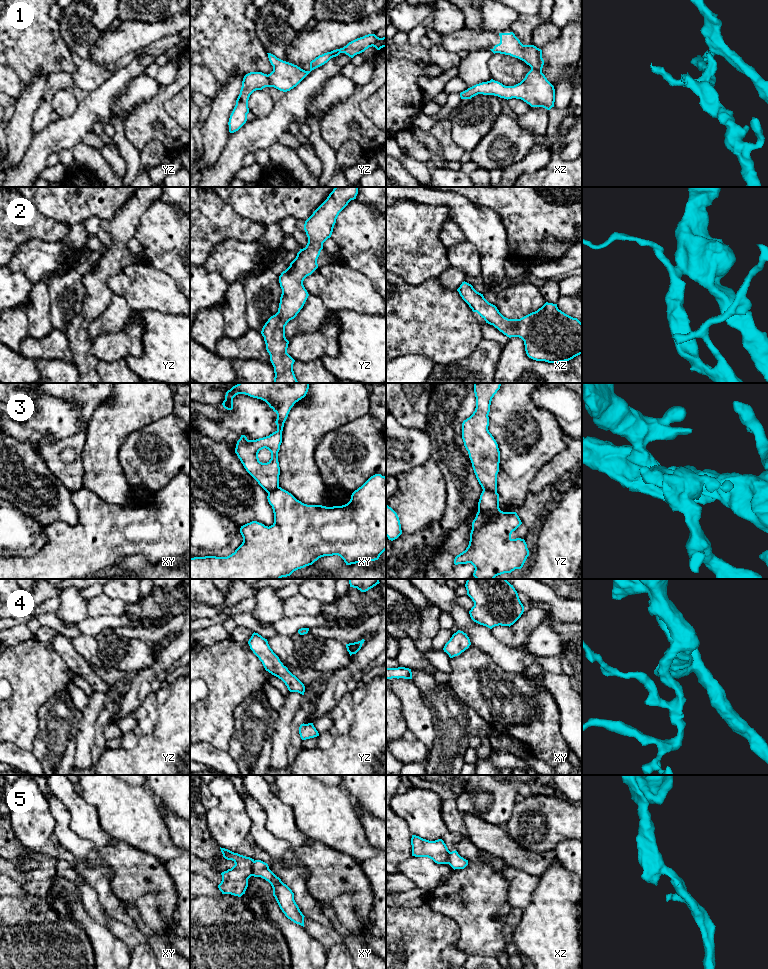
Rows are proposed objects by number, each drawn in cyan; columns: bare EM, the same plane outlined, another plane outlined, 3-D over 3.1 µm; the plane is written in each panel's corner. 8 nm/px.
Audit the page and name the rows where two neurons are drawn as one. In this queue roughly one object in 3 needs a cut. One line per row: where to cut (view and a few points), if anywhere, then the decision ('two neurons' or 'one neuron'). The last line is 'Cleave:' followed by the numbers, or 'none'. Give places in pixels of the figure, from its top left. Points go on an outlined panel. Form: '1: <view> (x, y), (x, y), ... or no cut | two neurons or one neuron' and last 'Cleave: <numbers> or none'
1: yz (267, 75), (271, 86) | two neurons
2: no cut | one neuron
3: yz (483, 489), (496, 490) | two neurons
4: no cut | one neuron
5: xy (254, 861), (251, 867), (251, 875) | two neurons
Cleave: 1, 3, 5

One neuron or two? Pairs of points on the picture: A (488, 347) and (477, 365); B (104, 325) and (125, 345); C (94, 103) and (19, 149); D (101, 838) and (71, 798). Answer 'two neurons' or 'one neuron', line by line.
A: one neuron
B: two neurons
C: two neurons
D: one neuron

